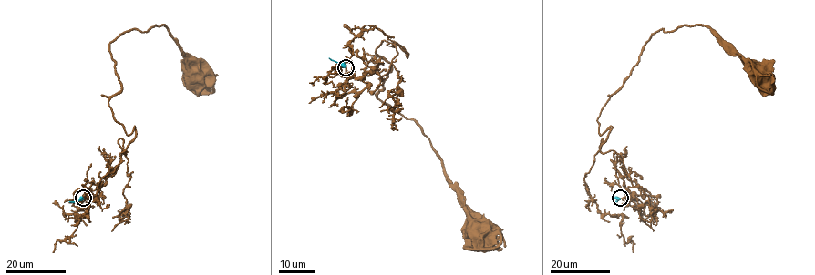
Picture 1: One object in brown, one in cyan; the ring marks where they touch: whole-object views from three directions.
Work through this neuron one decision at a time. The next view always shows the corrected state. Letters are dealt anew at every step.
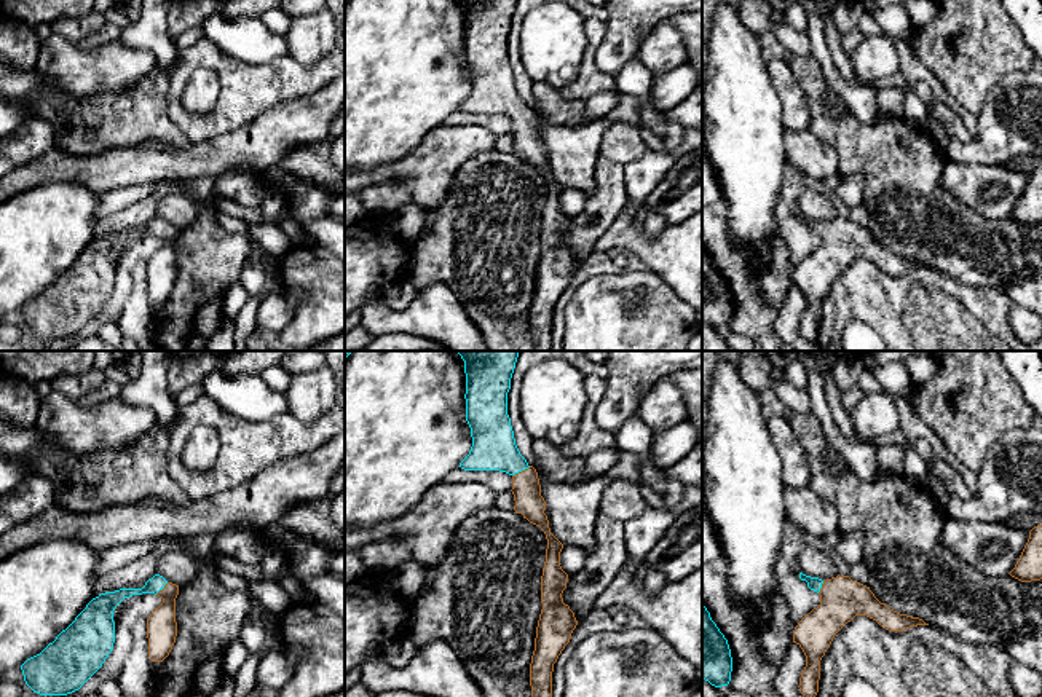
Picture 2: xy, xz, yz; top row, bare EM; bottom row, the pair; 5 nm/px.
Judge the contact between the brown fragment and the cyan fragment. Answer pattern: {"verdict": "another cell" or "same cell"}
{"verdict": "same cell"}

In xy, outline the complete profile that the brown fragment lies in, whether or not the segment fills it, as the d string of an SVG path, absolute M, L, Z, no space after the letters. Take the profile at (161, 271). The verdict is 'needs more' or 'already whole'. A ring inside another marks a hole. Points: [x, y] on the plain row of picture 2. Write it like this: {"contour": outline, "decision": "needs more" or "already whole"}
{"contour": "M155 217L142 231L120 231L93 241L53 285L21 308L26 327L40 338L67 338L78 333L113 292L115 250L124 241L142 236L155 236L163 242L147 262L148 300L152 305L163 305L177 279L179 228Z", "decision": "needs more"}

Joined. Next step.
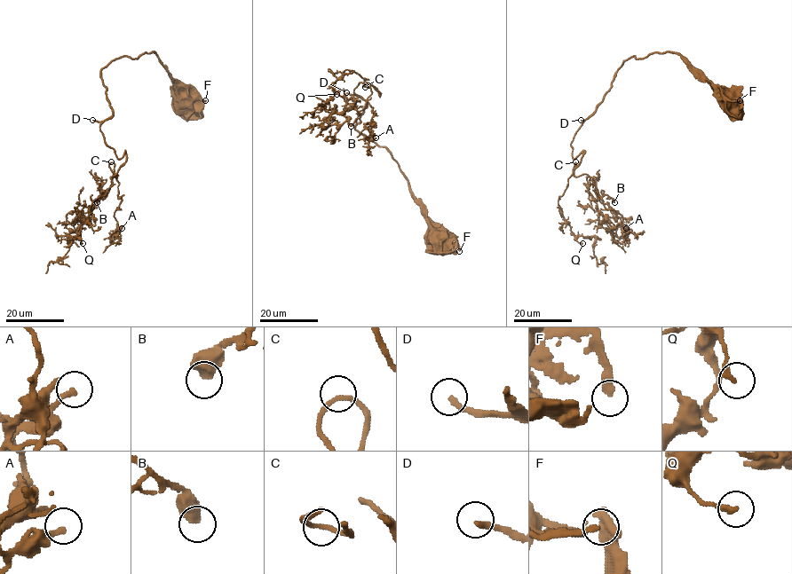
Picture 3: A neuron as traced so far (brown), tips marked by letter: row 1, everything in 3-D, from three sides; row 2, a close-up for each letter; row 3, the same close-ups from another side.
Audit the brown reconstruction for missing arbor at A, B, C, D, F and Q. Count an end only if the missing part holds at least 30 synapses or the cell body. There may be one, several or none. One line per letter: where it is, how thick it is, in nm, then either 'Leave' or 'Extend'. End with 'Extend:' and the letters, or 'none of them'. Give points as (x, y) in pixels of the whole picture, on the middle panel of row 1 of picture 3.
A: Place: (376, 137). Thickness 220 nm. Leave
B: Place: (351, 126). Thickness 600 nm. Extend
C: Place: (365, 87). Thickness 160 nm. Leave
D: Place: (346, 92). Thickness 240 nm. Extend
F: Place: (459, 251). Thickness 260 nm. Leave
Q: Place: (336, 94). Thickness 220 nm. Leave
Extend: B, D

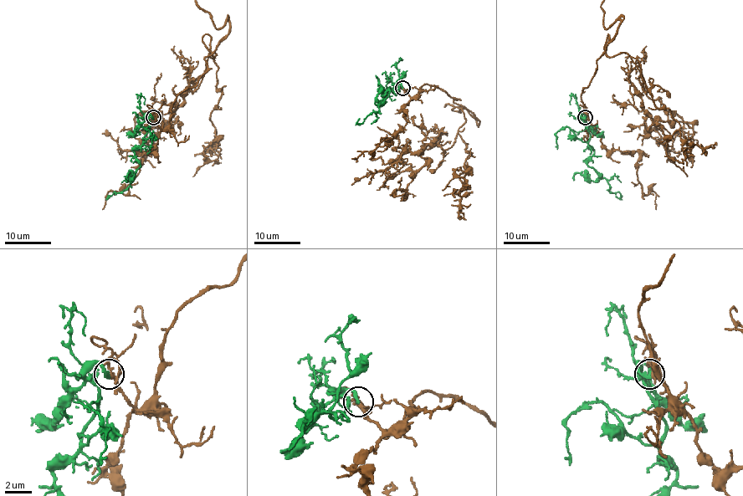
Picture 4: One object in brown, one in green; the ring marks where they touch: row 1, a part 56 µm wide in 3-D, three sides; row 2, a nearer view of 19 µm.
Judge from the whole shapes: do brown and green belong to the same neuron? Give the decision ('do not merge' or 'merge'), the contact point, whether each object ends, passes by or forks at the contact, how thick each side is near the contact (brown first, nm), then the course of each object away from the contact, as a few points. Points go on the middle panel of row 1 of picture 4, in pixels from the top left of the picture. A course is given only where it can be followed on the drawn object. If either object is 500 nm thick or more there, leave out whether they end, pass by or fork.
merge | (402, 88) | brown forks | green ends | 190/280 nm | green via (402, 88), (400, 84), (395, 93), (385, 94), (389, 90), (379, 112), (361, 124), (360, 118)

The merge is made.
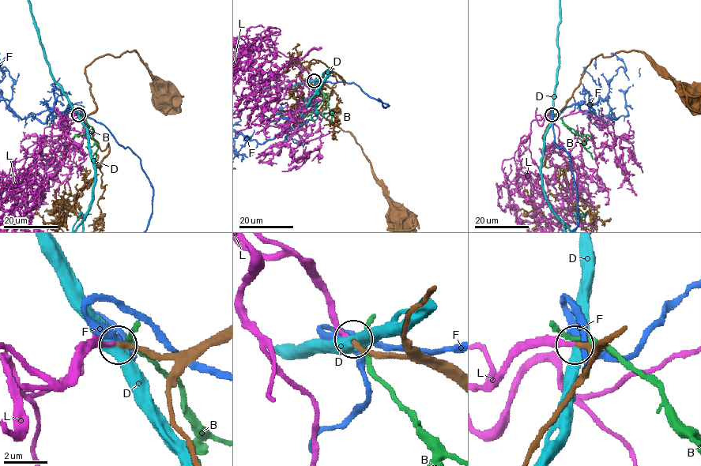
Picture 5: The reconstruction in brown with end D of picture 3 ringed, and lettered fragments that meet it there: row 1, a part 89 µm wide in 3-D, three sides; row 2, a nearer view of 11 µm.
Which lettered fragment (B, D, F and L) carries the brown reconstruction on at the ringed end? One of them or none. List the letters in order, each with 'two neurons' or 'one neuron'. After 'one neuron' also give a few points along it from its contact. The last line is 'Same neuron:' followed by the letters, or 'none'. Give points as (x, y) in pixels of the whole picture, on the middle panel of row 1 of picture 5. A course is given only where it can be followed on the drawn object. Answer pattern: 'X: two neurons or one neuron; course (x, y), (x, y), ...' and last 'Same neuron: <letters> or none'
B: two neurons
D: two neurons
F: two neurons
L: one neuron; course (313, 80), (296, 58), (268, 80), (262, 80), (270, 74), (250, 69), (249, 60), (242, 63)
Same neuron: L

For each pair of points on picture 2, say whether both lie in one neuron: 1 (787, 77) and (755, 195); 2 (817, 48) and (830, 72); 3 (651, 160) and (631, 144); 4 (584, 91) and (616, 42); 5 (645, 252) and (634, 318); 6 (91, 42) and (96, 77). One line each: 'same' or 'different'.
1: different
2: same
3: different
4: different
5: different
6: different

